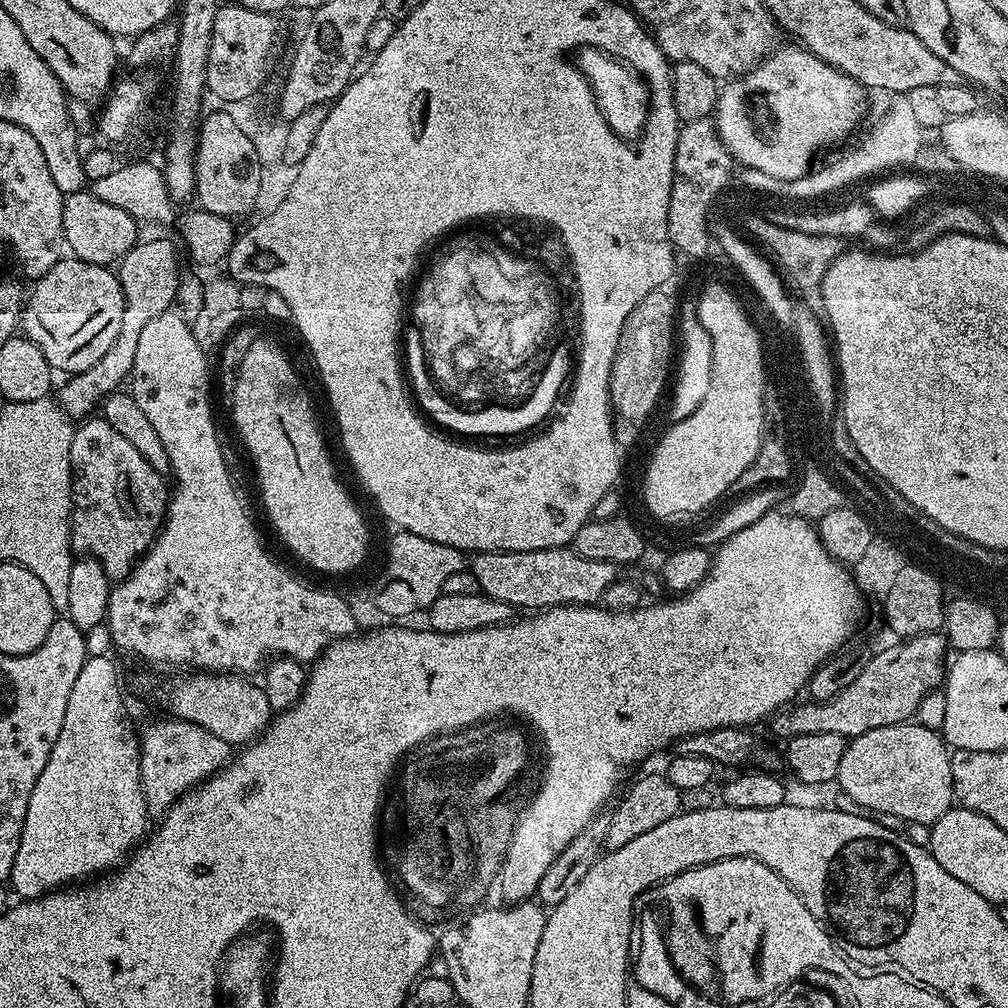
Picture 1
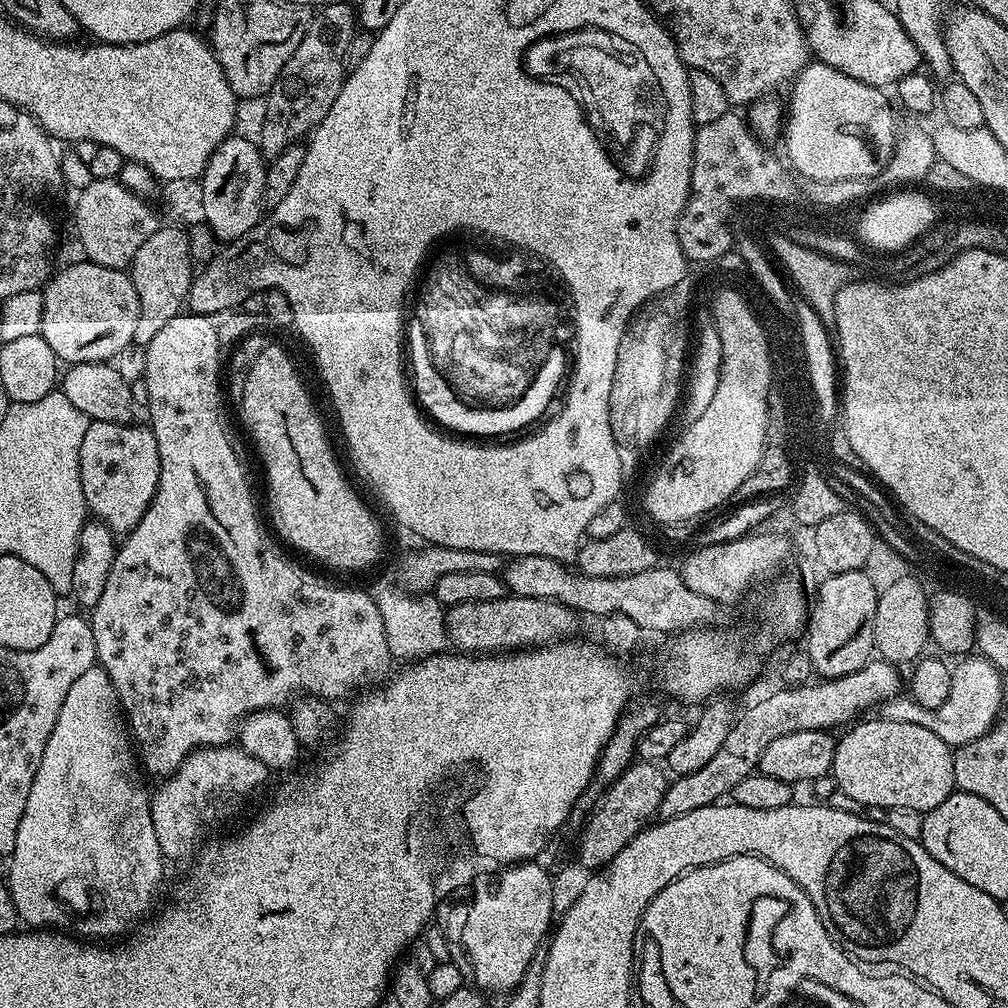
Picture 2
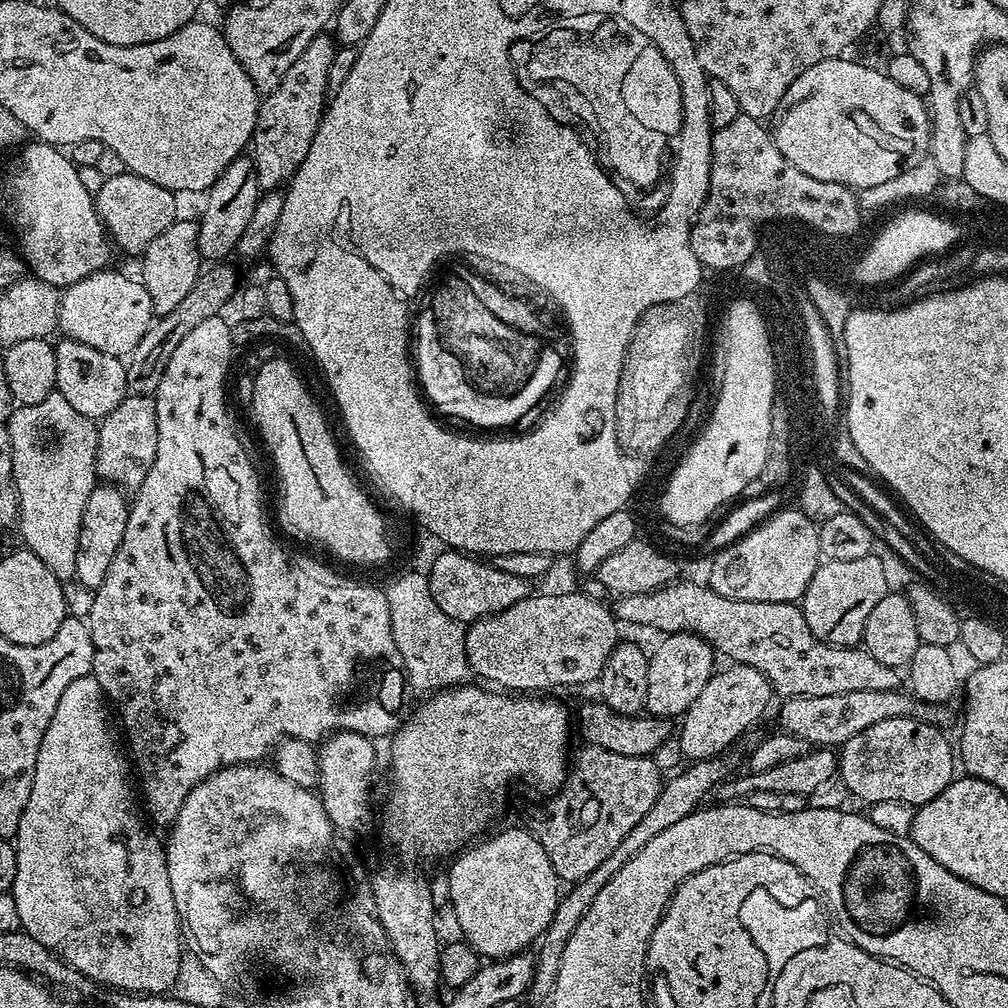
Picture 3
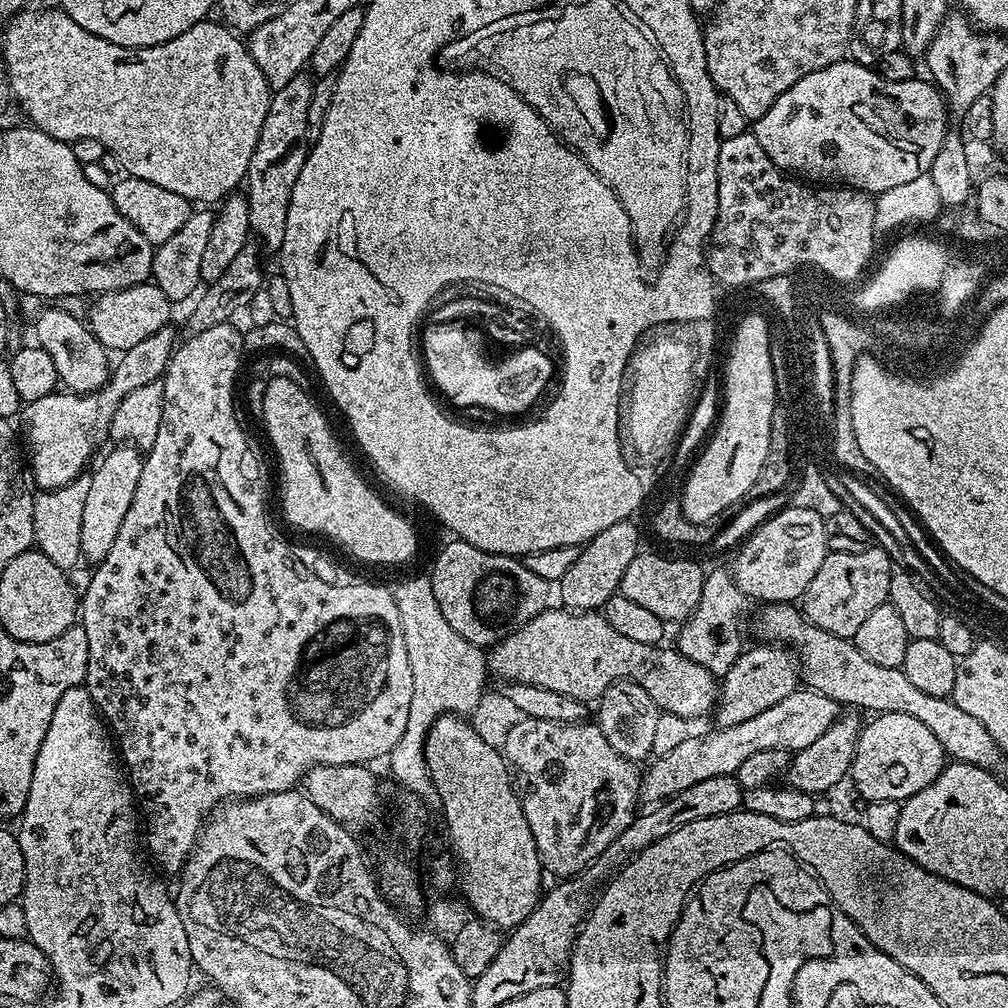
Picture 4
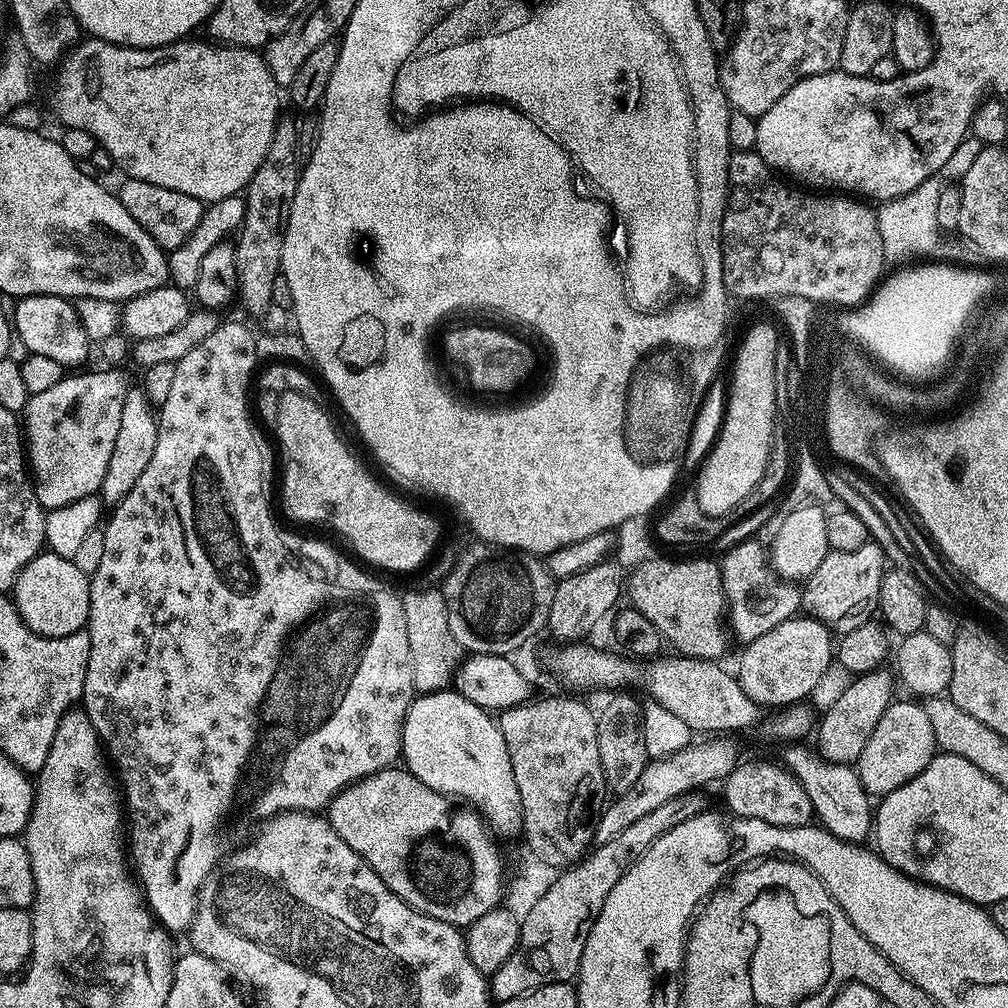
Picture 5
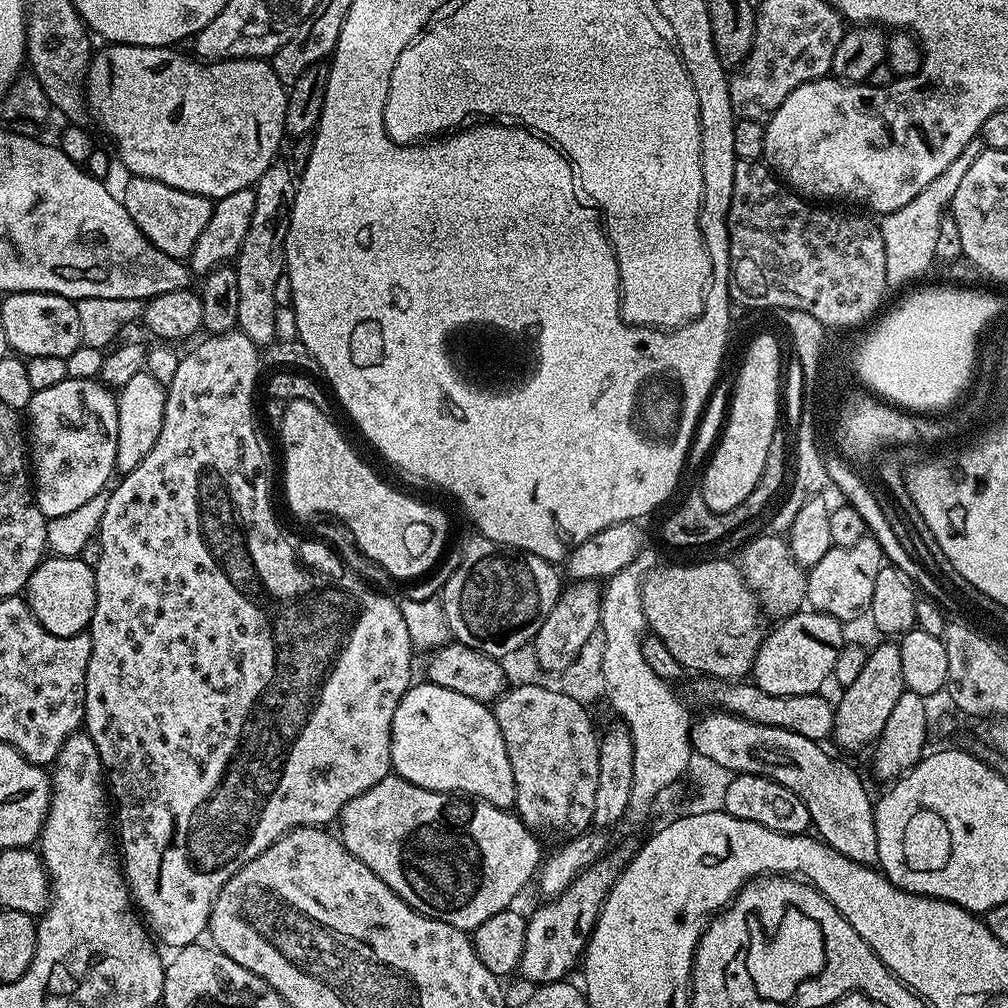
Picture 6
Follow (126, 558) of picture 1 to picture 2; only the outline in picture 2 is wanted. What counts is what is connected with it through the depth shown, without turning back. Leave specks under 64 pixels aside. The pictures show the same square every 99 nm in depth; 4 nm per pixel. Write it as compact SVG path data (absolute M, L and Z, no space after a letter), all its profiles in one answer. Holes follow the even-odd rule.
M91 421L80 451L82 494L88 512L120 538L142 522L142 514L146 514L158 490L160 477L158 442L151 427L132 423Z

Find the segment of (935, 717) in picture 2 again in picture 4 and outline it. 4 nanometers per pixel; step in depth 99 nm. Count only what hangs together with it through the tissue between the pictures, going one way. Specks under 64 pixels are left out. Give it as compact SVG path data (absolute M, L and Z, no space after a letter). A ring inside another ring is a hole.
M807 686L797 687L795 692L786 694L782 702L770 706L770 710L762 710L747 722L738 722L738 726L713 727L713 732L705 736L690 734L684 742L669 753L657 755L647 765L640 778L640 799L645 805L655 806L670 796L676 796L694 782L703 782L706 778L718 778L735 774L738 766L746 762L761 750L786 750L795 754L806 746L811 746L817 738L822 738L830 726L840 719L842 706L837 700L826 698L813 692Z

